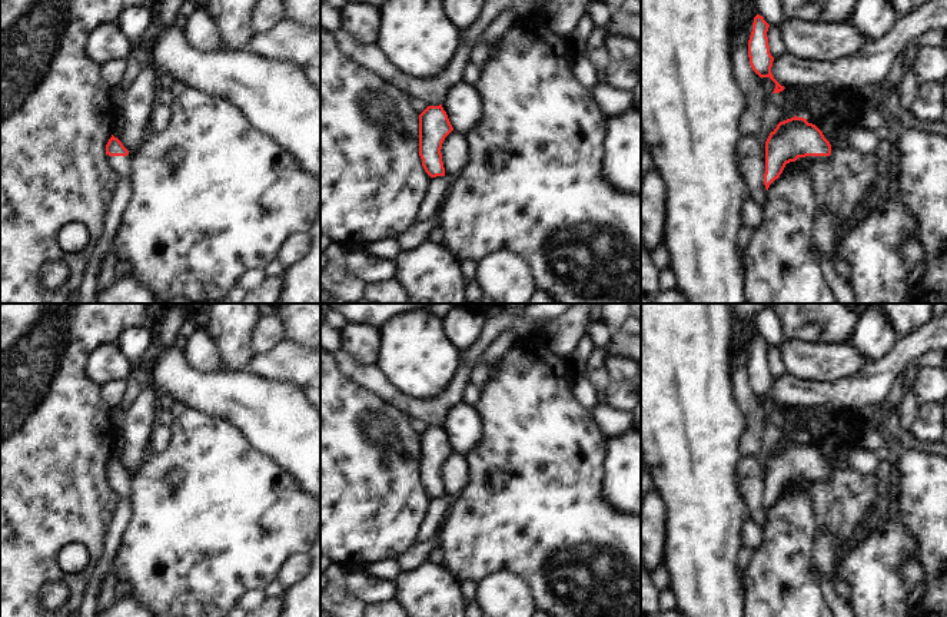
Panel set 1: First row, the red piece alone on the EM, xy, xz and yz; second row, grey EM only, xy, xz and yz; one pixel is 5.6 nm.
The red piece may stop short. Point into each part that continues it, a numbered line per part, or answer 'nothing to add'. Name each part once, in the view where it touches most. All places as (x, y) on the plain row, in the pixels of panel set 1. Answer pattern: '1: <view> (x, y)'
1: yz (817, 480)

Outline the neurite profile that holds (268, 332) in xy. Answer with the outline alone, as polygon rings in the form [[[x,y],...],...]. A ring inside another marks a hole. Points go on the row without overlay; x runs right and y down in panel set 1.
[[[266,309],[253,328],[253,334],[250,338],[253,354],[266,354],[283,339],[285,332],[282,322],[273,314],[273,311]]]

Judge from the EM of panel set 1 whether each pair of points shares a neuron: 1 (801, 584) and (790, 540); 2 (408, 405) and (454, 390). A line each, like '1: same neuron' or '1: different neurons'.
1: same neuron
2: same neuron

